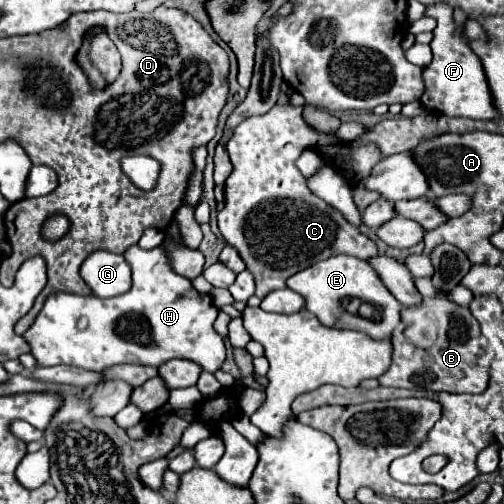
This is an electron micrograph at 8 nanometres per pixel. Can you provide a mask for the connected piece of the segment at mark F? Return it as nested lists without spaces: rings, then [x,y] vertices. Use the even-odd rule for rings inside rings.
[[[445,3],[431,4],[427,6],[425,16],[437,20],[437,28],[433,30],[435,38],[431,42],[433,62],[423,70],[425,92],[421,96],[421,104],[427,110],[435,110],[445,116],[461,116],[471,120],[499,118],[499,112],[493,108],[493,96],[491,96],[481,60],[471,50],[469,40],[459,32],[459,26],[453,20],[453,8]]]

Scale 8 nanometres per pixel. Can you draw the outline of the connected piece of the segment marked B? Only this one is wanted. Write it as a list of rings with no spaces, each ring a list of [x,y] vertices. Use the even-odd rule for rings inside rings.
[[[435,296],[433,300],[423,300],[421,304],[429,306],[429,316],[437,322],[437,342],[423,350],[405,338],[393,338],[393,364],[383,376],[379,376],[381,386],[431,392],[483,392],[489,382],[493,350],[487,348],[487,340],[481,334],[479,322],[473,318],[469,308],[453,304],[447,300],[447,296]]]

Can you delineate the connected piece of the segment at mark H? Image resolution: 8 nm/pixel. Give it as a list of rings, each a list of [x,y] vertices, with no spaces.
[[[131,246],[123,256],[133,272],[133,286],[129,288],[129,292],[107,300],[99,300],[95,296],[55,292],[45,300],[43,310],[33,320],[31,328],[23,334],[23,338],[27,338],[29,342],[31,354],[37,360],[37,366],[73,364],[85,370],[107,370],[117,364],[143,364],[159,368],[171,358],[185,358],[201,364],[207,372],[219,370],[225,360],[225,344],[213,328],[217,308],[213,304],[211,294],[197,292],[191,280],[175,274],[171,270],[171,262],[163,246],[157,246],[153,250]]]

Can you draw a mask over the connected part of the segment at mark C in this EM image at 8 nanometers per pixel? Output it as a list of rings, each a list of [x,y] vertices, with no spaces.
[[[275,104],[267,114],[243,120],[229,144],[227,152],[233,162],[233,172],[227,178],[227,202],[219,212],[219,230],[227,244],[235,246],[255,276],[257,298],[265,298],[277,288],[285,288],[285,280],[295,272],[325,260],[335,254],[349,254],[369,260],[377,254],[377,246],[359,228],[351,226],[339,210],[319,200],[305,184],[305,178],[295,166],[303,150],[319,150],[327,162],[343,170],[343,176],[355,176],[359,208],[367,208],[379,198],[379,192],[363,188],[363,180],[371,168],[383,158],[377,144],[347,146],[335,134],[315,132],[305,124],[301,106]]]

